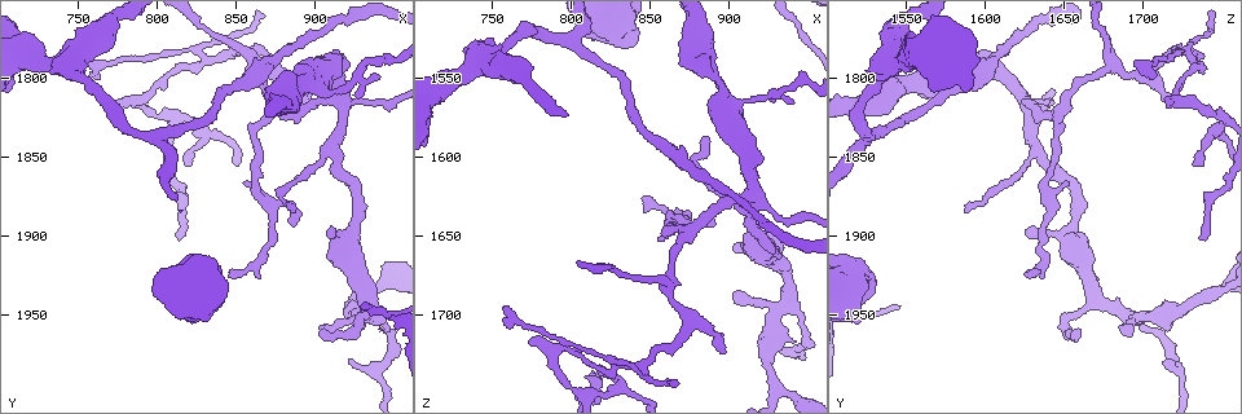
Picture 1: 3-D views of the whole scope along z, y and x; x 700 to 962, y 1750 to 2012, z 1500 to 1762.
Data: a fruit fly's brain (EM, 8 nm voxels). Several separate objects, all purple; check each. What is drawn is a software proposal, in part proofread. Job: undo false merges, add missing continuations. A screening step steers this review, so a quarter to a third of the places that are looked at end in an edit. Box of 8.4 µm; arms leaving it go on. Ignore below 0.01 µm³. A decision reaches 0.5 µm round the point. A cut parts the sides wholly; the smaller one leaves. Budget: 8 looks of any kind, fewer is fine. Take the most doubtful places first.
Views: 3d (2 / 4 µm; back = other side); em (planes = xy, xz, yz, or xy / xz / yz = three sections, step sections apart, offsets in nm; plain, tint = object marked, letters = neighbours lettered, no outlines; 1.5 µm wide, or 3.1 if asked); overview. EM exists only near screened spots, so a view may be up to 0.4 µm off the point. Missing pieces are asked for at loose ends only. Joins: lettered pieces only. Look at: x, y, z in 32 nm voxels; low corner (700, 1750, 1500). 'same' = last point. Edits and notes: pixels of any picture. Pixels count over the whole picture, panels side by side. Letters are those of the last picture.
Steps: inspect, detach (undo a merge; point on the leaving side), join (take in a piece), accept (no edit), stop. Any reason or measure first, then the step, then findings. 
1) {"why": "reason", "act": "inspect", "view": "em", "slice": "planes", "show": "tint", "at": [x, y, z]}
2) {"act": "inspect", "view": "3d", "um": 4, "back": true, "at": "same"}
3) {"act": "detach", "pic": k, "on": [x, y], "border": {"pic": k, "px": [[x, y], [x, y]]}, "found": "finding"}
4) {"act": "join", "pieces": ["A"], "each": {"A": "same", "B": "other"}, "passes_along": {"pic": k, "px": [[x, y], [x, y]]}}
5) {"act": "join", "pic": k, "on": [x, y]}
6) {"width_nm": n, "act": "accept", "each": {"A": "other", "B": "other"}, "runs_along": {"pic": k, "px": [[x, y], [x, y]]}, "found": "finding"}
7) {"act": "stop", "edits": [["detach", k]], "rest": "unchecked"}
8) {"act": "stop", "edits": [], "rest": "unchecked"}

{"why": "four arms meet", "act": "inspect", "view": "3d", "um": 2, "at": [938, 1952, 1694]}

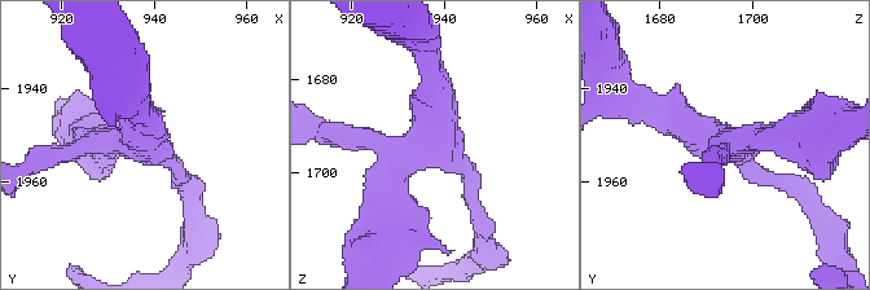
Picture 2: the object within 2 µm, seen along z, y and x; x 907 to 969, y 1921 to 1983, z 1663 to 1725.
{"why": "need the tissue", "act": "inspect", "view": "em", "slice": "planes", "show": "plain", "at": [938, 1952, 1692]}

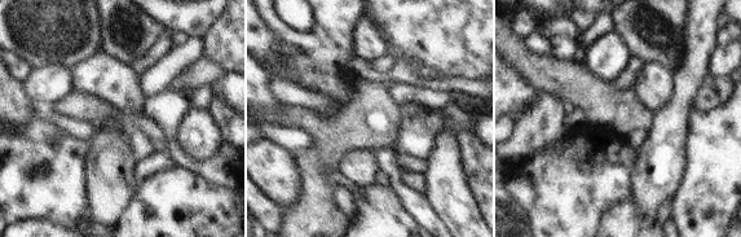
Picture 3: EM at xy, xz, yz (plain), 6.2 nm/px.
{"why": "see the neighbours", "act": "inspect", "view": "em", "slice": "planes", "show": "letters", "at": "same"}

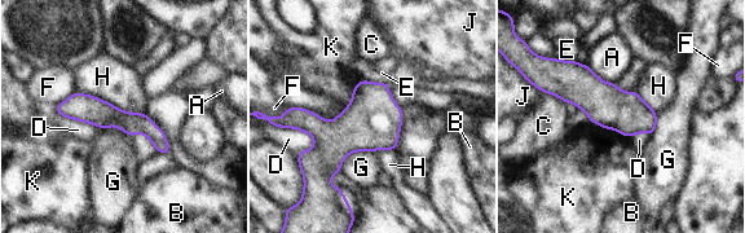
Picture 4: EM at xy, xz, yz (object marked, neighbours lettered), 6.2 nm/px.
{"arms": 4, "act": "accept", "each": {"A": "other", "B": "other", "C": "other", "D": "other", "E": "other", "F": "other", "G": "other", "H": "other", "J": "other", "K": "other"}, "runs_along": {"pic": 4, "px": [[58, 109], [141, 123], [166, 149]]}, "found": "continuous, no second neuron"}

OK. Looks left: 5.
{"why": "abrupt turn", "act": "inspect", "view": "em", "slice": "planes", "show": "letters", "at": [792, 1814, 1722]}

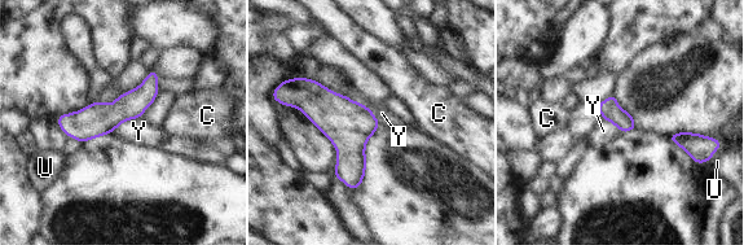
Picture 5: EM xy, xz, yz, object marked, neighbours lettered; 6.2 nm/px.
{"width_nm": 120, "act": "accept", "each": {"C": "other", "U": "other", "Y": "other"}, "runs_along": {"pic": 5, "px": [[154, 77], [110, 117], [61, 119]]}, "found": "one neuron here"}

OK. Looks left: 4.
{"why": "calibre changes", "act": "inspect", "view": "3d", "um": 4, "at": [920, 1902, 1654]}

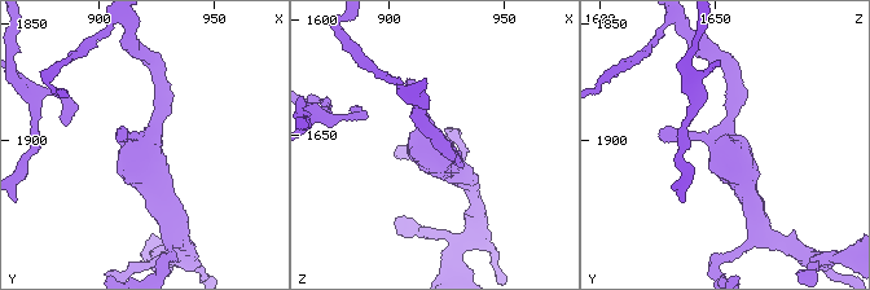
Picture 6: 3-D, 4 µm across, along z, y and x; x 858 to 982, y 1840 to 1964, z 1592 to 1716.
{"act": "inspect", "view": "em", "slice": "yz", "step": 4, "show": "tint", "at": [920, 1901, 1654]}

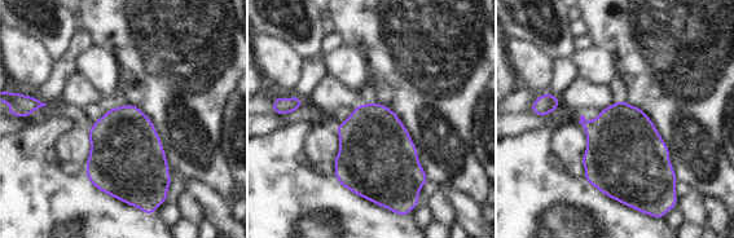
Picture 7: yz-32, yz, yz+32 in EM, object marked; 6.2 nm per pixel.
{"act": "inspect", "view": "em", "slice": "planes", "show": "letters", "at": "same"}

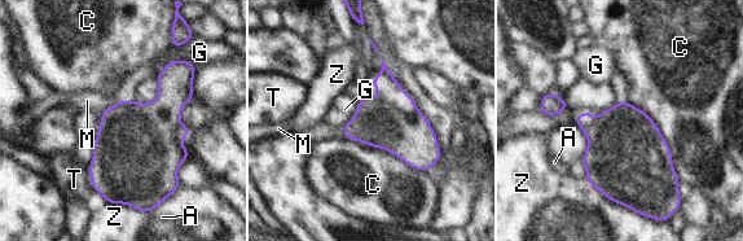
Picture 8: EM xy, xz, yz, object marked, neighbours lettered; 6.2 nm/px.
{"width_nm": 320, "act": "accept", "each": {"A": "other", "C": "other", "G": "other", "M": "other", "T": "other", "Z": "other"}, "border": {"pic": 8, "px": [[623, 99], [653, 121], [680, 180]]}, "found": "one neuron here"}

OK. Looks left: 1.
{"act": "stop", "edits": [], "rest": "unchecked"}

